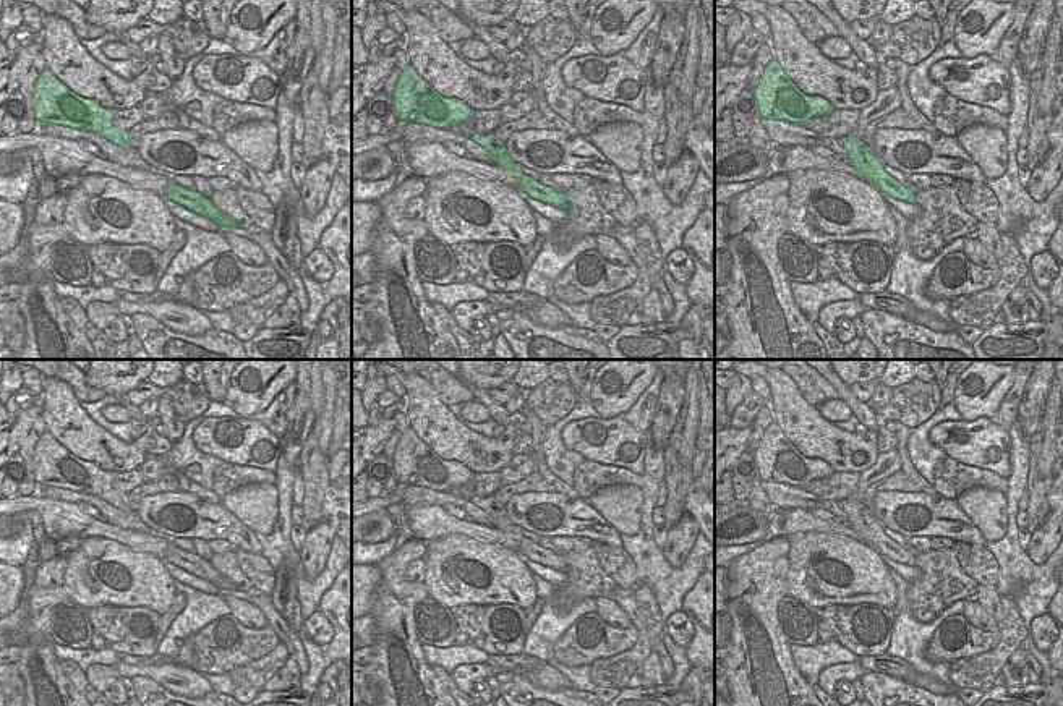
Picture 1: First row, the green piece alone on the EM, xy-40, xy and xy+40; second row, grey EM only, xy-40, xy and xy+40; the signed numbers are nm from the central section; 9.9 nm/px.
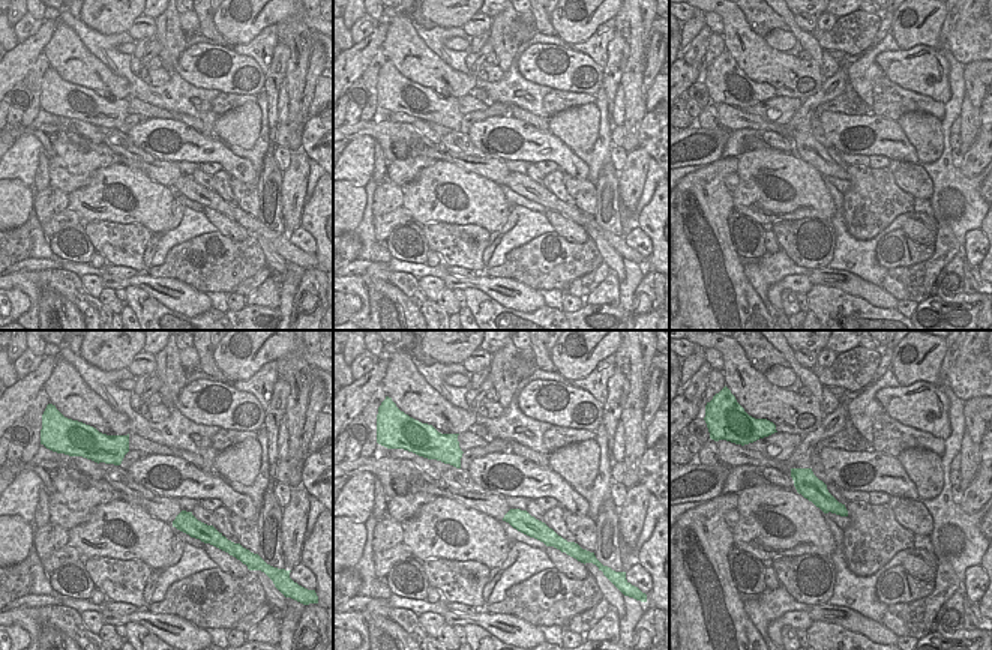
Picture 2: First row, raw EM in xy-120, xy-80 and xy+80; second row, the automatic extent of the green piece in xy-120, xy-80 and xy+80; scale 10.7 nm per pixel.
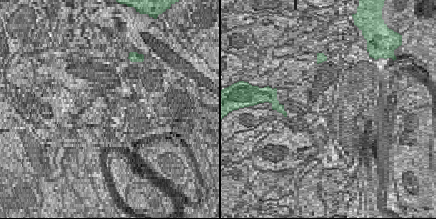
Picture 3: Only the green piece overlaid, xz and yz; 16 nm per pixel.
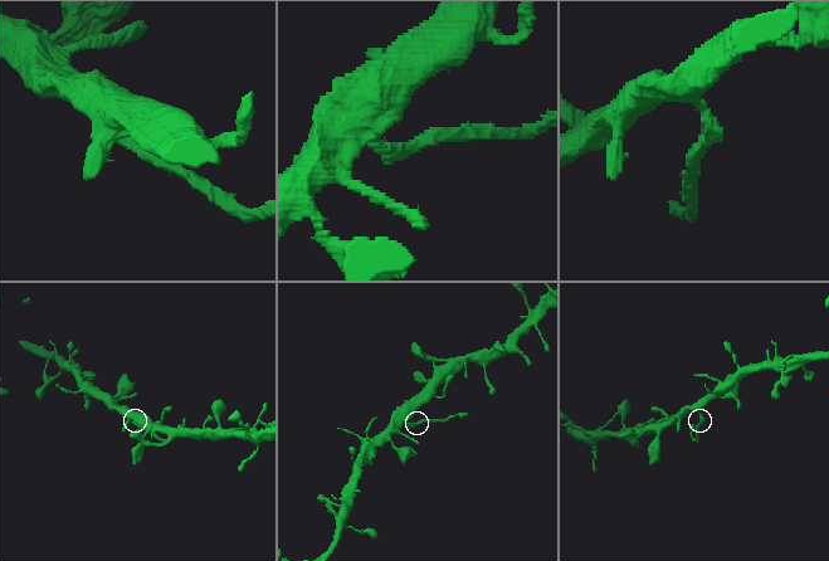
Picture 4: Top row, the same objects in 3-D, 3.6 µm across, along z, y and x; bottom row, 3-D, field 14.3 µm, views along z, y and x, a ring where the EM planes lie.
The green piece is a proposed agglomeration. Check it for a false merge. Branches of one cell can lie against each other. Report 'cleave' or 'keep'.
cleave

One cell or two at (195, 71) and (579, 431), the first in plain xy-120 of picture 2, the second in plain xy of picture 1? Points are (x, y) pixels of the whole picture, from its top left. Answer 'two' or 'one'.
one

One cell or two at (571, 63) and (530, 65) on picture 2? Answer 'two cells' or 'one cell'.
one cell

